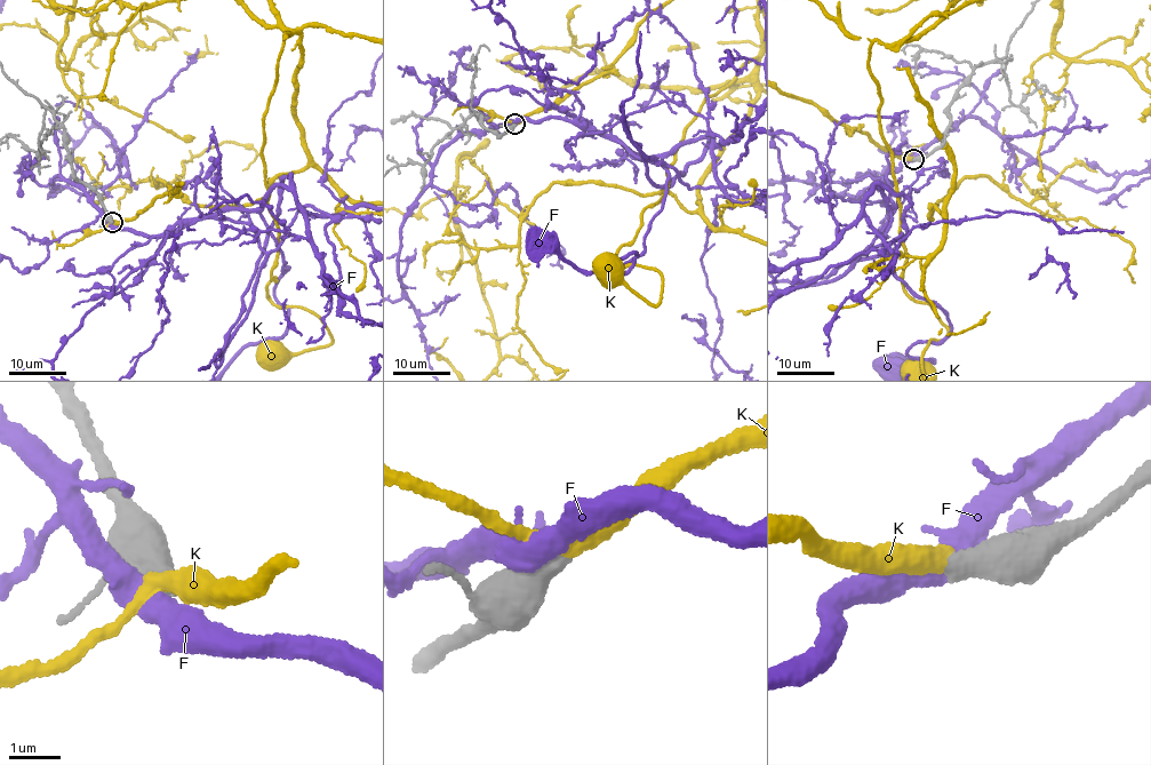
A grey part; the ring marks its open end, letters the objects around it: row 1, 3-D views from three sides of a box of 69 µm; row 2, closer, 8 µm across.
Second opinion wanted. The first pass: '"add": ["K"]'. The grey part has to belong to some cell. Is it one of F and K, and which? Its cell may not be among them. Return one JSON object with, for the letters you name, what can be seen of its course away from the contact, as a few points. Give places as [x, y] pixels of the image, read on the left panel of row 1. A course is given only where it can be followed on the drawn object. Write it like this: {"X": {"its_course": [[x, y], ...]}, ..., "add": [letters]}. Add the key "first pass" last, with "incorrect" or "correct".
{"K": {"its_course": [[111, 222], [212, 164], [239, 56], [272, 14], [269, 300], [311, 310], [332, 341], [272, 355]]}, "add": ["K"], "first pass": "correct"}

